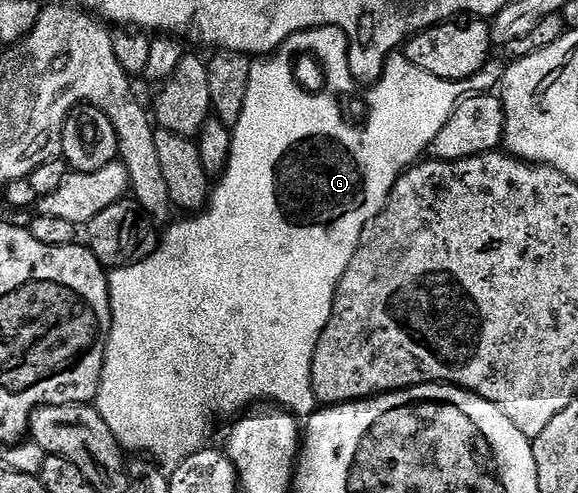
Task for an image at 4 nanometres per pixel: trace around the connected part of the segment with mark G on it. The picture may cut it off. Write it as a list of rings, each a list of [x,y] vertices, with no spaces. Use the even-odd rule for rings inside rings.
[[[312,28],[300,32],[287,38],[287,42],[283,42],[268,58],[258,59],[254,63],[251,82],[247,82],[247,102],[243,102],[243,114],[239,122],[231,128],[233,145],[229,165],[216,181],[207,207],[188,218],[181,218],[185,220],[174,219],[168,225],[170,228],[162,234],[157,249],[150,256],[142,255],[133,263],[126,264],[124,268],[115,268],[108,273],[113,321],[95,407],[102,415],[103,422],[111,426],[111,434],[115,434],[122,449],[130,453],[137,452],[133,454],[144,454],[162,469],[172,470],[178,468],[187,458],[191,458],[191,454],[206,447],[208,440],[205,439],[213,428],[213,419],[216,416],[233,418],[244,413],[250,406],[257,406],[262,402],[272,402],[298,418],[308,418],[318,411],[315,390],[311,386],[311,362],[315,346],[327,322],[333,316],[333,299],[337,287],[355,250],[361,244],[363,230],[384,210],[397,179],[428,153],[435,134],[439,134],[439,130],[447,126],[458,104],[466,96],[489,94],[500,85],[506,65],[498,60],[490,59],[489,63],[483,66],[483,70],[475,73],[470,80],[448,80],[435,78],[435,74],[427,74],[427,70],[412,64],[403,54],[388,56],[383,74],[377,79],[376,84],[366,91],[369,93],[365,96],[365,104],[369,109],[365,112],[365,124],[359,125],[358,128],[349,121],[349,116],[345,113],[344,100],[352,94],[353,88],[355,89],[355,81],[349,69],[349,40],[343,34],[343,30]],[[317,60],[321,63],[321,76],[325,81],[322,82],[318,92],[312,92],[309,89],[309,76],[316,74]]]

